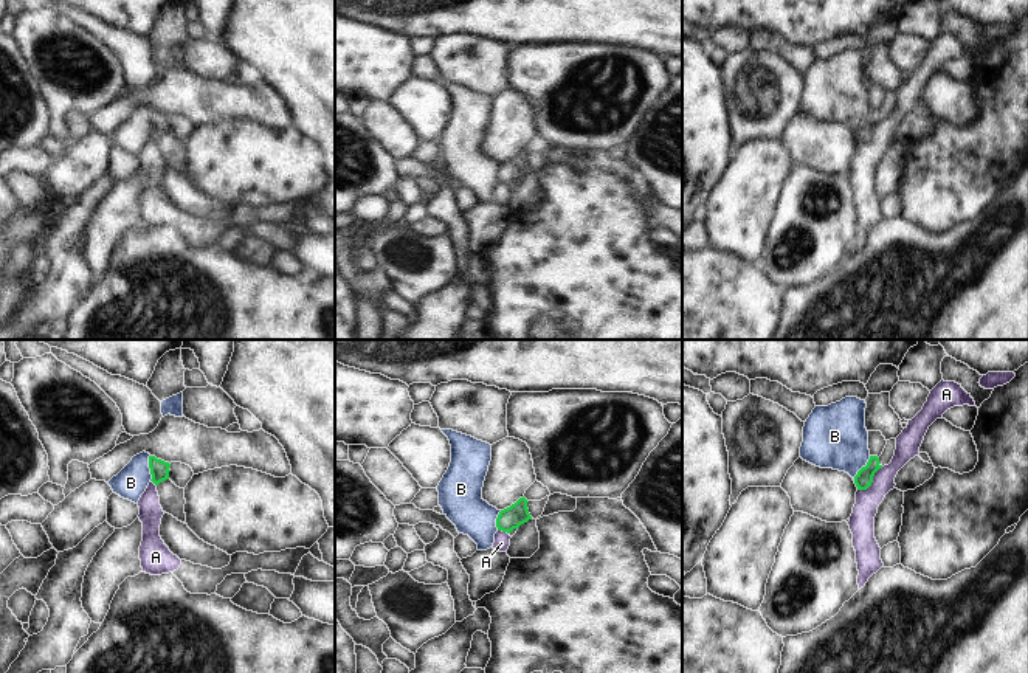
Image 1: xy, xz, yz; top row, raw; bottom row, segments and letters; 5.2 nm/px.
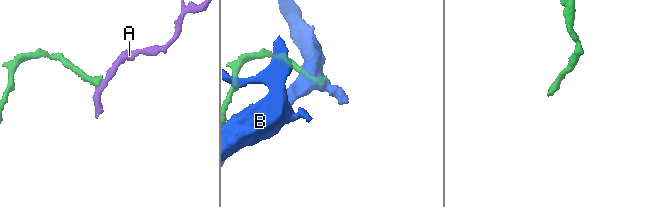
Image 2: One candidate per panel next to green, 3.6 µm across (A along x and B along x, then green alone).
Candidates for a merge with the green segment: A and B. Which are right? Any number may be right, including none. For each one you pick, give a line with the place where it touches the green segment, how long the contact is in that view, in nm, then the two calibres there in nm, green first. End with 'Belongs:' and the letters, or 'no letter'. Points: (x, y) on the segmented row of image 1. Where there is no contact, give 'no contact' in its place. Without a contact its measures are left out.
Belongs: no letter

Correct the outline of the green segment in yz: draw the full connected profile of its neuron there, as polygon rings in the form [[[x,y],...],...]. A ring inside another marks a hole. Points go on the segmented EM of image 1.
[[[890,439],[887,440],[887,445],[879,457],[870,456],[867,465],[862,467],[854,476],[854,484],[857,490],[867,490],[871,485],[874,473],[884,465],[888,465],[892,462],[895,450],[896,450],[896,439]]]

